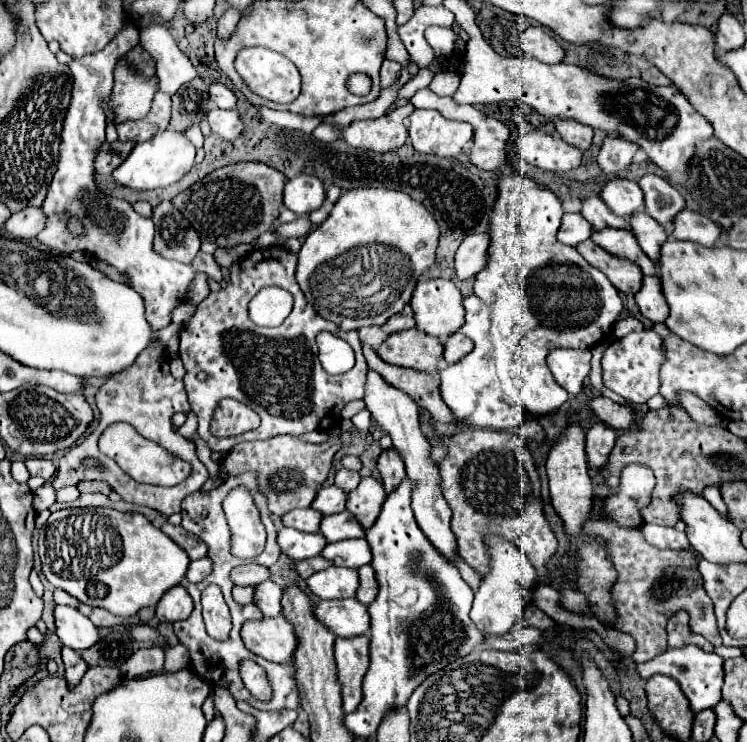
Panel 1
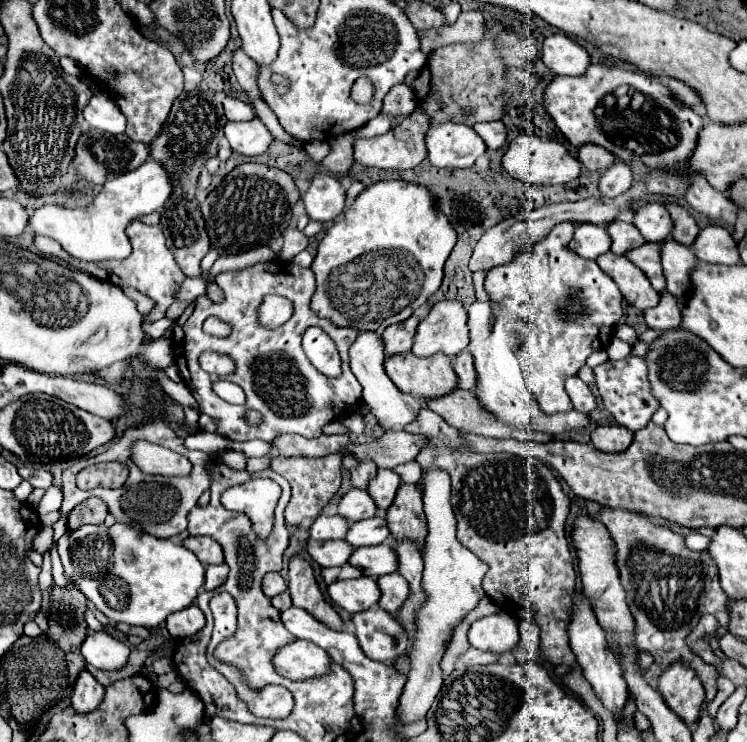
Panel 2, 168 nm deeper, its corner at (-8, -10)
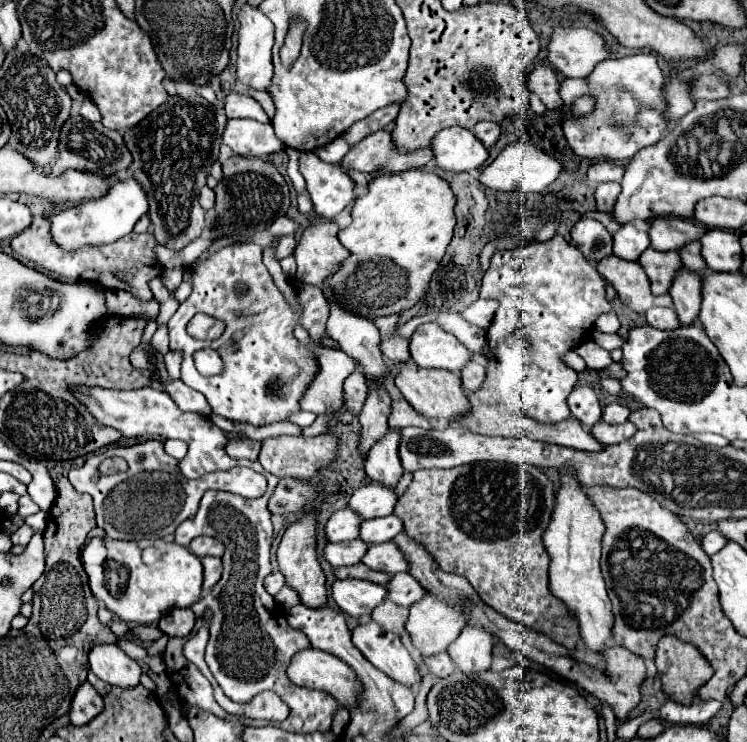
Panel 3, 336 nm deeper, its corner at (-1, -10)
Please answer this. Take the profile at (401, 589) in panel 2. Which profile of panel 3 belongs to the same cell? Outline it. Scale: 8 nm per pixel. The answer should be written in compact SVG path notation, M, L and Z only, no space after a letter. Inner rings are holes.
M409 572L395 574L387 586L387 598L401 606L411 606L417 600L421 600L425 594L427 590Z

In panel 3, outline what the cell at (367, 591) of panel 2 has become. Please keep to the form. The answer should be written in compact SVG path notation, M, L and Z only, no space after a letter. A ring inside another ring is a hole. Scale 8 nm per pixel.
M337 580L333 584L333 600L335 604L353 618L363 614L371 614L377 604L387 598L387 588L367 582L367 580Z

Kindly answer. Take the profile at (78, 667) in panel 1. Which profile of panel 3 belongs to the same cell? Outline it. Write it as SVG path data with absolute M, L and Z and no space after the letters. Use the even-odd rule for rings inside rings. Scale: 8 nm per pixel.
M85 682L85 684L79 686L79 690L73 698L73 704L71 704L71 710L69 710L71 724L73 726L85 726L101 710L103 710L103 698L95 692L95 688L89 682Z

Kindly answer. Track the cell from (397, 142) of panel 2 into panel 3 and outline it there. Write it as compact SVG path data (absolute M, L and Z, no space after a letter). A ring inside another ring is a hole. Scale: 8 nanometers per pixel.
M379 130L367 138L363 138L359 144L355 144L341 160L341 166L345 170L357 170L357 172L375 172L379 168L385 168L387 172L405 172L411 168L421 168L433 158L431 148L415 150L409 154L399 154L393 148L393 138L387 130Z

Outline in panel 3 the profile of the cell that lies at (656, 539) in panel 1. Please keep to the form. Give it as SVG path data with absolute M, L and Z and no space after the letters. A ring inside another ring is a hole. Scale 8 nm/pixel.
M711 530L707 536L703 536L703 550L713 556L715 552L719 552L729 540L719 532L719 530Z

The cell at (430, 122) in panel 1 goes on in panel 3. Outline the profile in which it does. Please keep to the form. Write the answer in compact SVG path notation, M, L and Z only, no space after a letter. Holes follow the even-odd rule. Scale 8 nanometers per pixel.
M459 126L441 130L433 138L431 150L435 154L437 166L451 172L477 170L489 156L485 146L475 138L475 134Z

